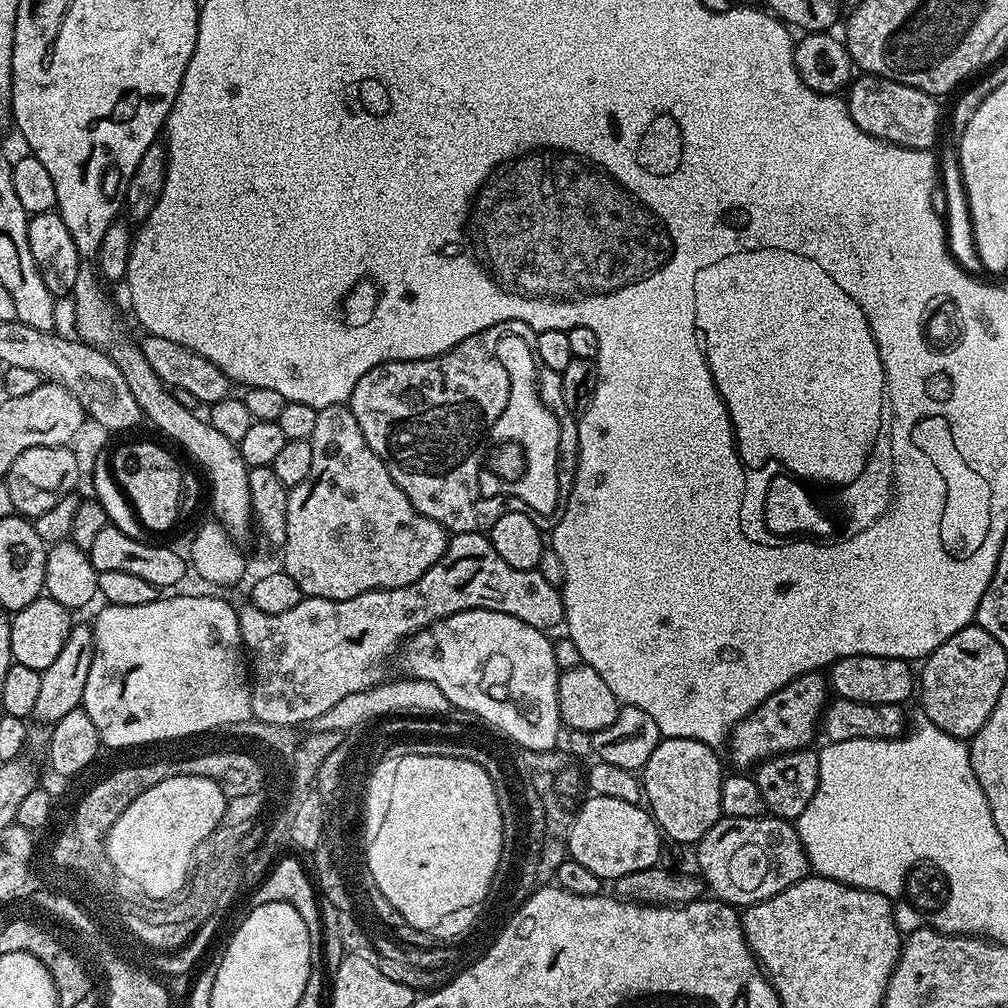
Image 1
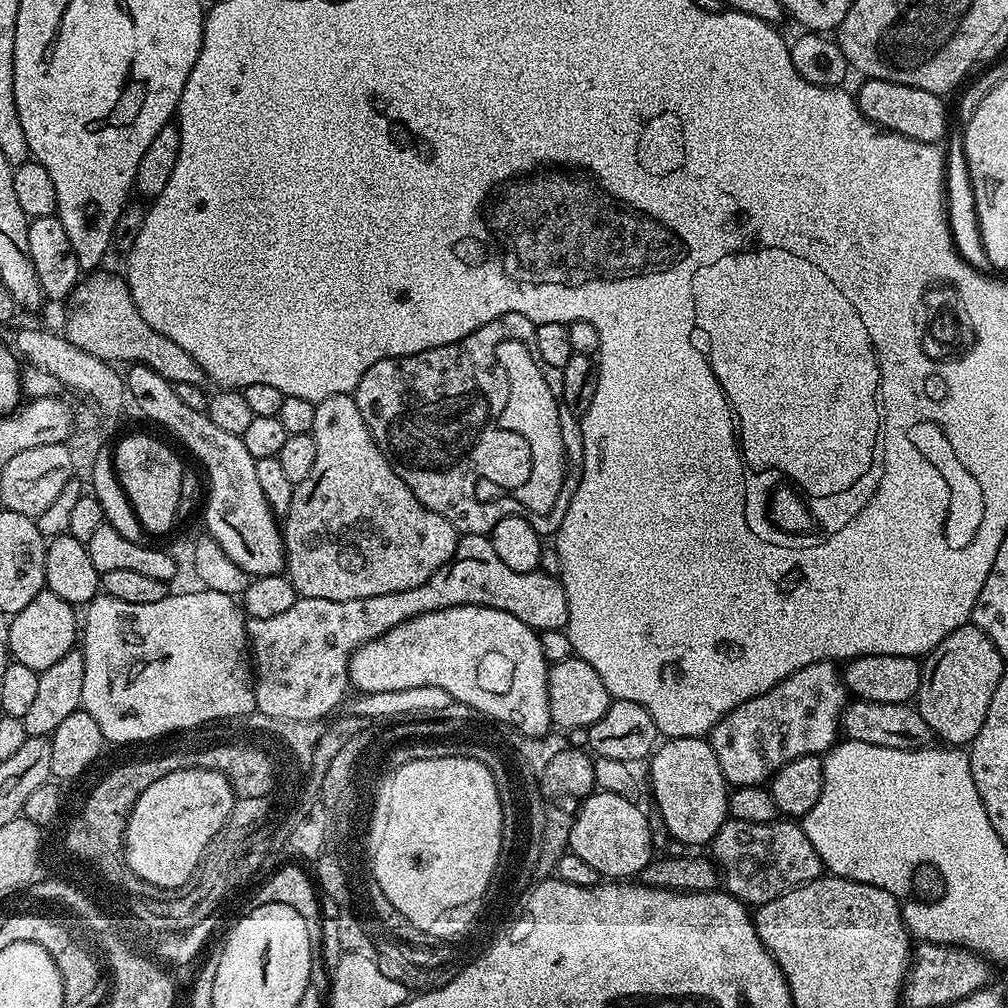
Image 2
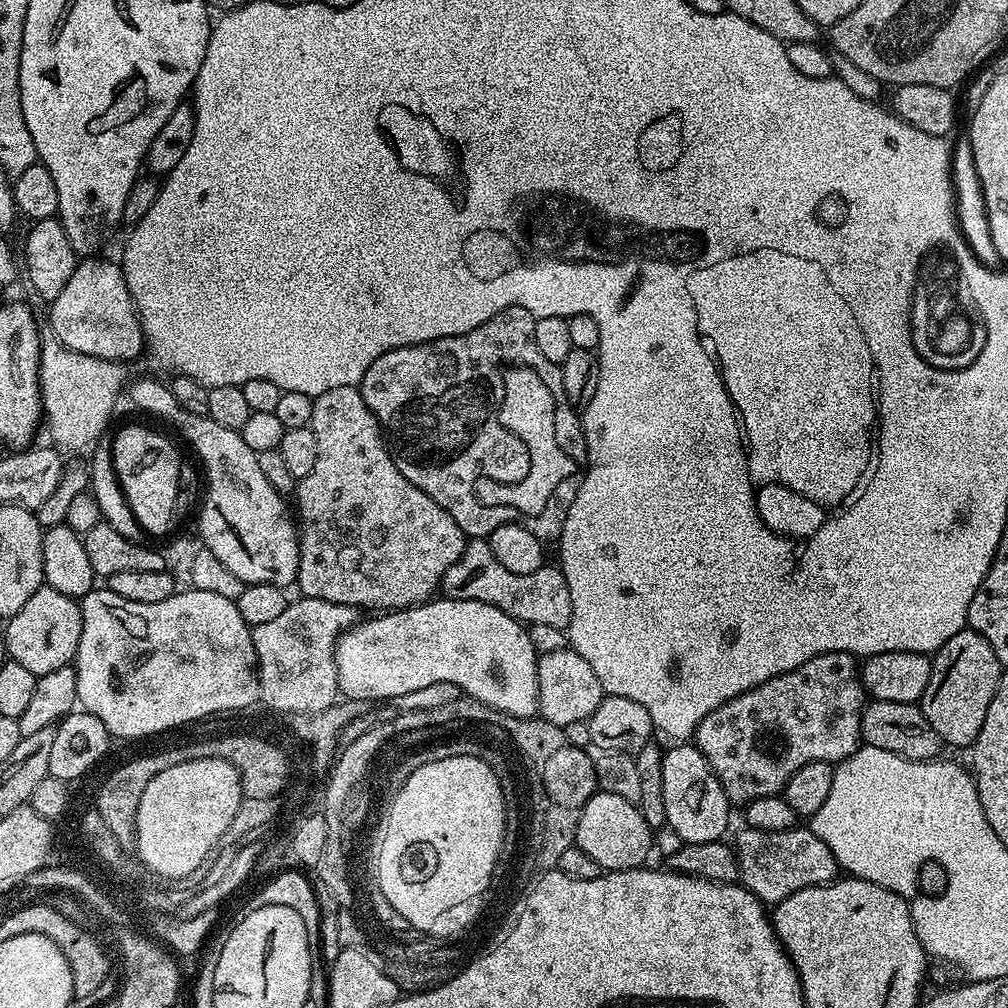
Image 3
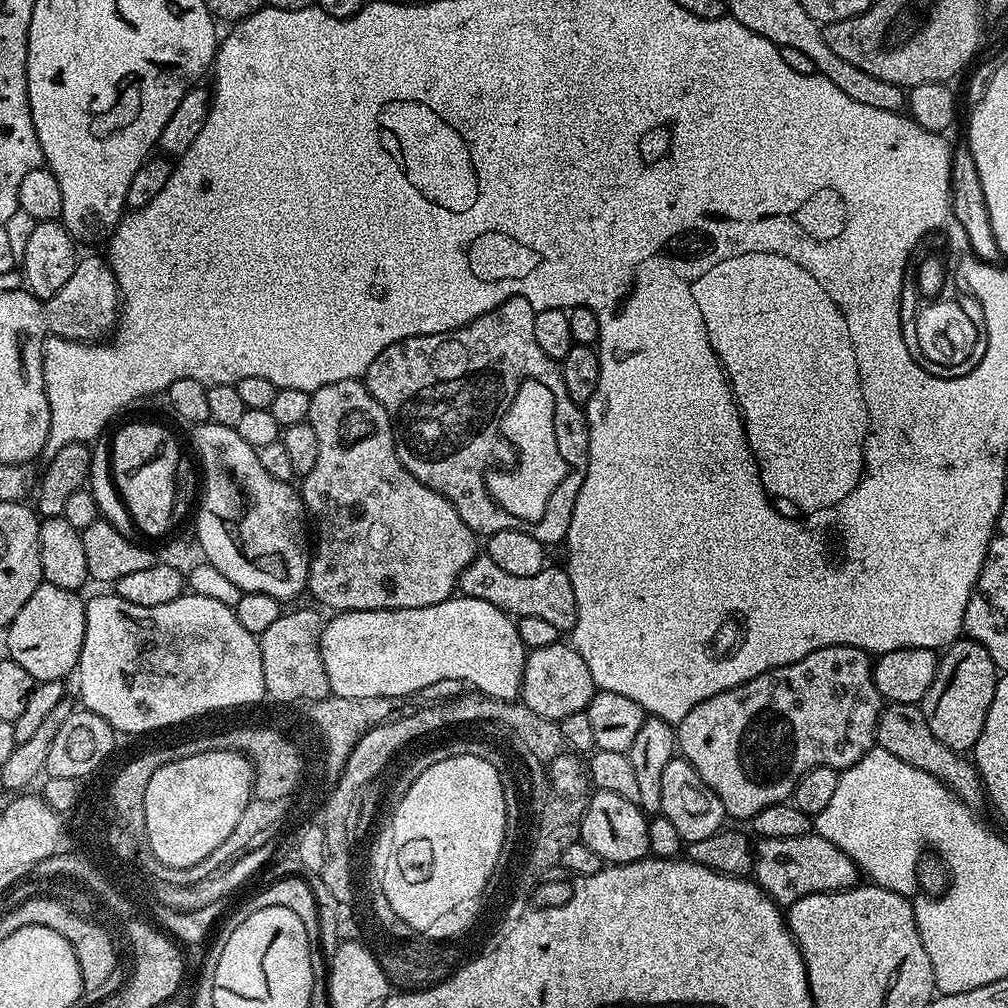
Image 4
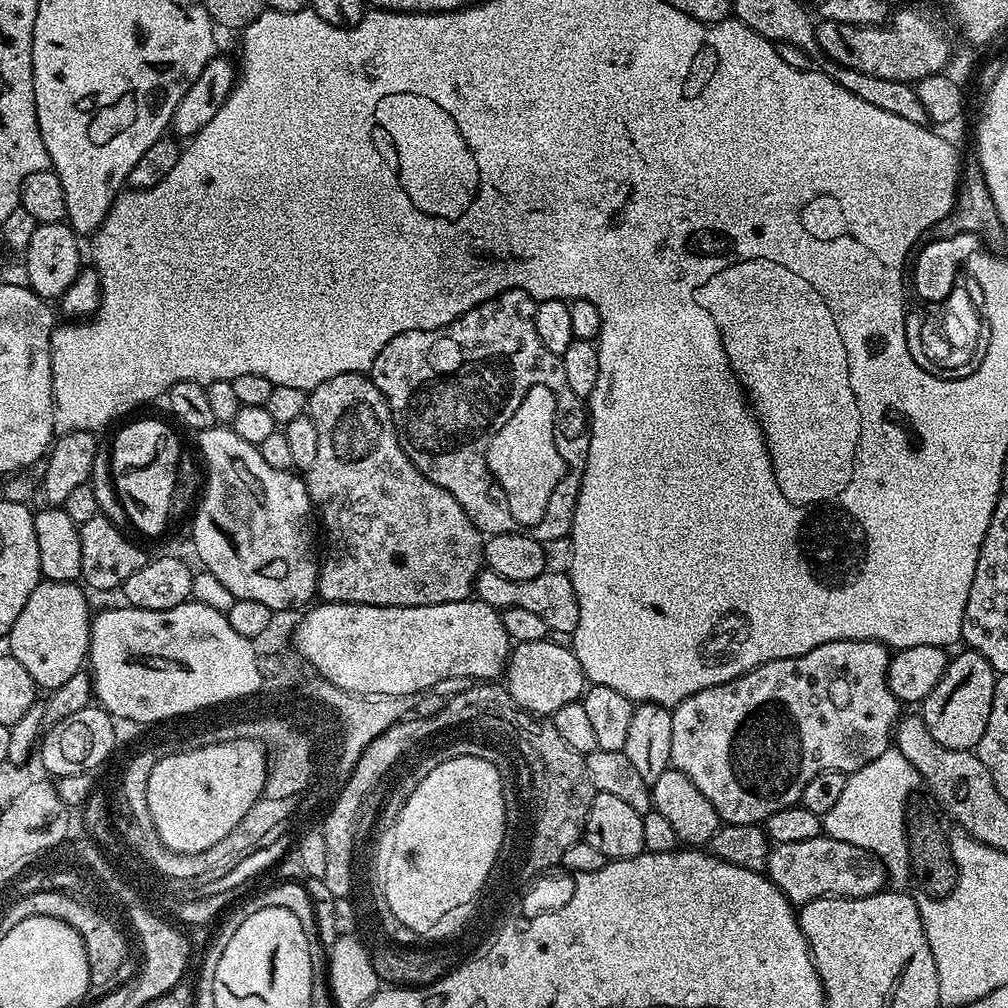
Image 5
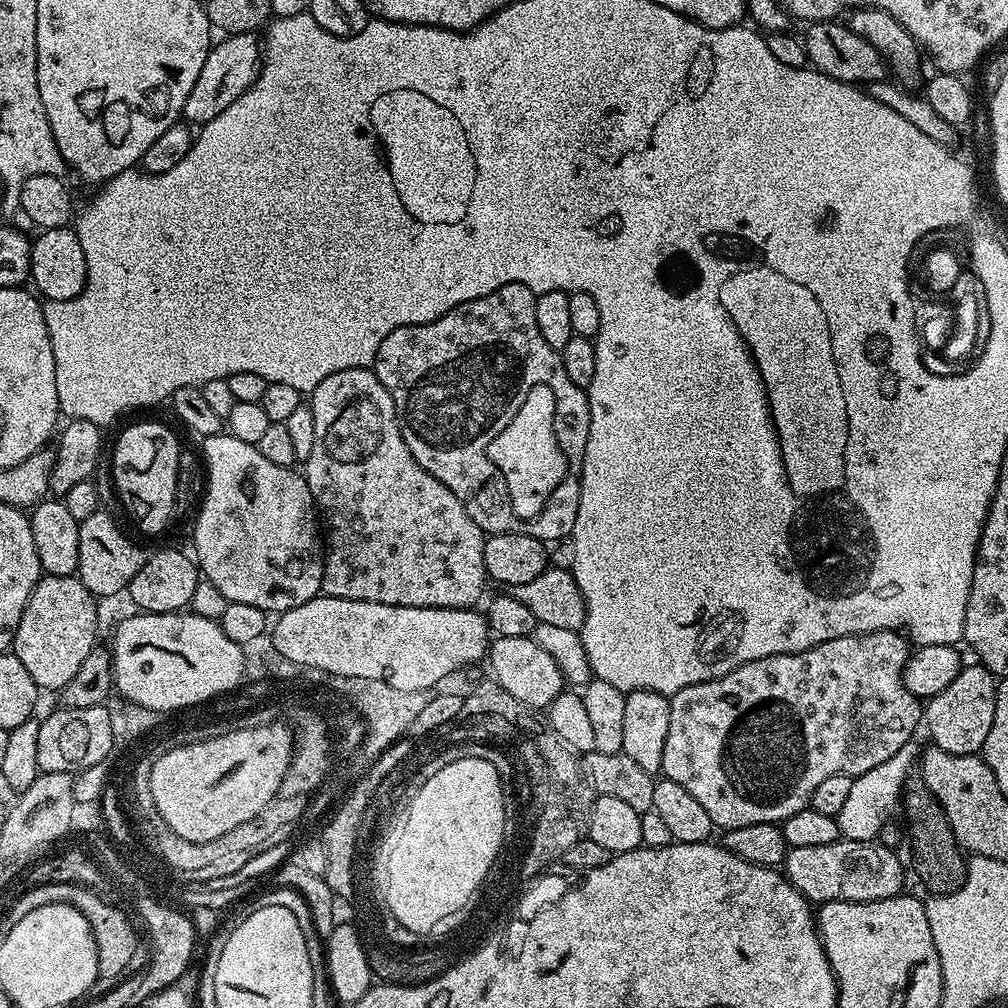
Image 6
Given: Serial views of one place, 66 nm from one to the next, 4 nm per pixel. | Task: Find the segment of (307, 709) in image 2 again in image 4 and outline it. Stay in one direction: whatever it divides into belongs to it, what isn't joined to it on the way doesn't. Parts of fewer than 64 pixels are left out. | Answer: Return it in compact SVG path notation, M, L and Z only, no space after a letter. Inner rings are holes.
M478 554L462 570L458 592L461 596L482 598L482 602L490 602L490 606L498 606L498 610L508 613L513 618L536 618L557 628L560 634L571 633L578 618L578 602L574 602L574 586L570 586L570 578L563 567L545 566L538 574L523 576L509 574L502 570L487 554ZM308 608L297 612L285 611L258 638L262 654L262 674L267 699L280 704L296 704L299 700L313 702L329 695L328 679L320 657L322 619Z

